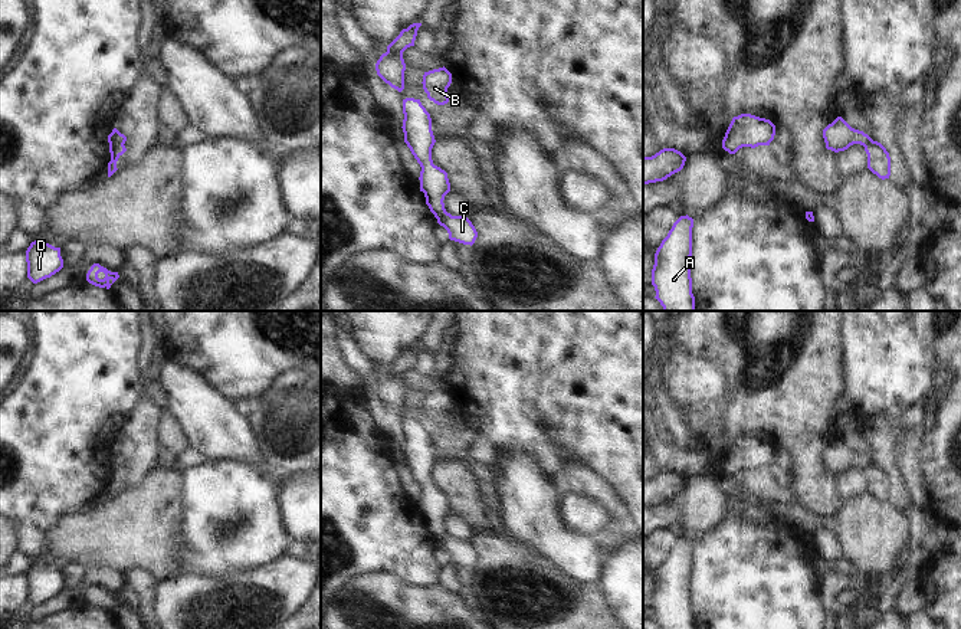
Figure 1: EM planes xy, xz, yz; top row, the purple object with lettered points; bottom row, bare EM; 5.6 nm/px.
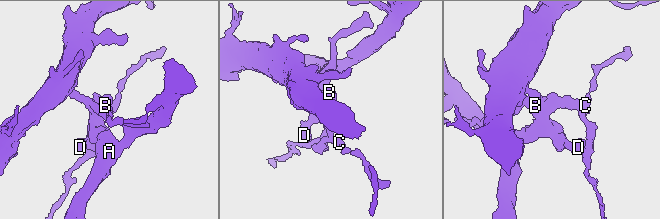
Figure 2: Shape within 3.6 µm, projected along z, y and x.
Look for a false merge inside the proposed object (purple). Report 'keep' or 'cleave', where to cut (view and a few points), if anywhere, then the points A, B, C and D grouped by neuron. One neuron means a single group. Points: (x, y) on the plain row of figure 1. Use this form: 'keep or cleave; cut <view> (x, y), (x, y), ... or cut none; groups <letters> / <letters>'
cleave; cut xy (123, 467), (111, 480); groups A B D / C

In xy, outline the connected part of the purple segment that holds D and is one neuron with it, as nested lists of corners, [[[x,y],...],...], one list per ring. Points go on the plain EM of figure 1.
[[[35,563],[26,573],[27,600],[37,606],[63,590],[60,570]]]

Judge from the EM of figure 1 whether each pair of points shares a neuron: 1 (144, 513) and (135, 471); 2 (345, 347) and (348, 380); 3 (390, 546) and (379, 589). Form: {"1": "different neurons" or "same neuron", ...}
{"1": "different neurons", "2": "different neurons", "3": "different neurons"}

